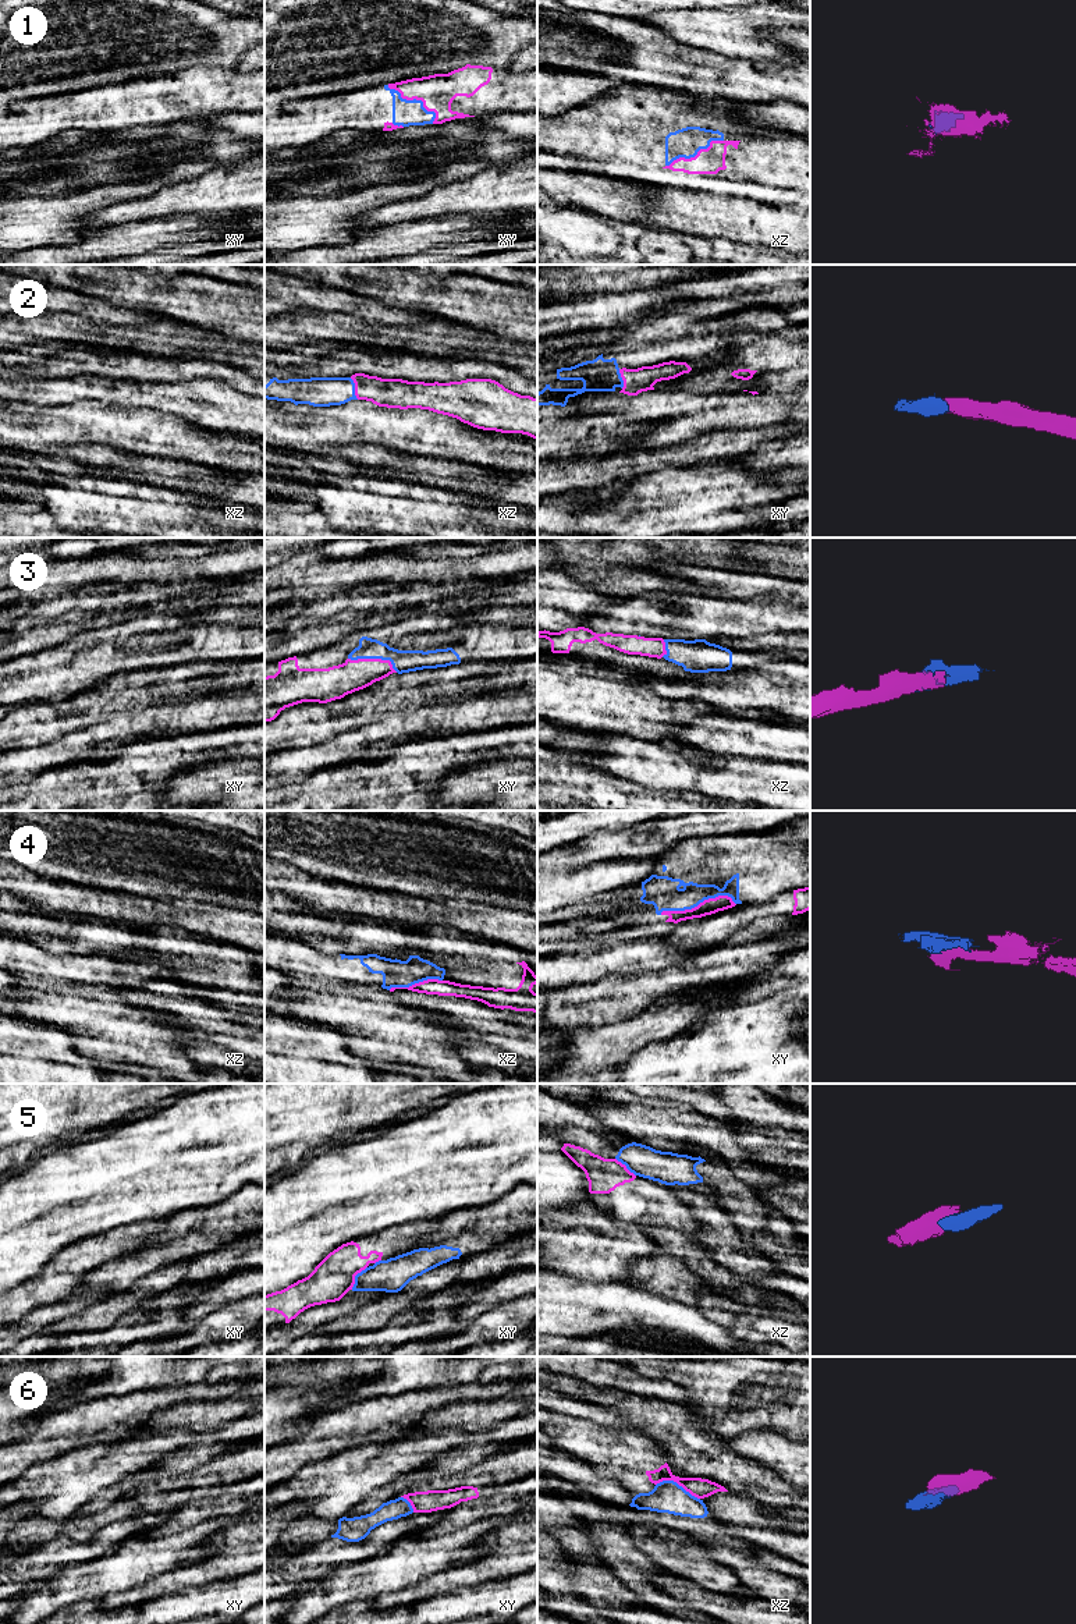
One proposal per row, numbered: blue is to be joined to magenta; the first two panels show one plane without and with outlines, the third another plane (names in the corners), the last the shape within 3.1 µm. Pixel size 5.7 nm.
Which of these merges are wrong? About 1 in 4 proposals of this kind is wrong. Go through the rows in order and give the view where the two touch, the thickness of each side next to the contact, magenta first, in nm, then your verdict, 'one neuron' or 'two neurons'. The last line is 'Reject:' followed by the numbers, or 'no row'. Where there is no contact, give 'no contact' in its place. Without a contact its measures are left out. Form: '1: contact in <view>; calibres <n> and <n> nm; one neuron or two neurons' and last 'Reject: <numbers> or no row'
1: contact in xy; calibres 200 and 150 nm; one neuron
2: contact in xz; calibres 180 and 180 nm; one neuron
3: contact in xy; calibres 180 and 130 nm; one neuron
4: contact in xy; calibres 90 and 190 nm; two neurons
5: contact in xy; calibres 240 and 190 nm; two neurons
6: contact in xz; calibres 120 and 190 nm; two neurons
Reject: 4, 5, 6

